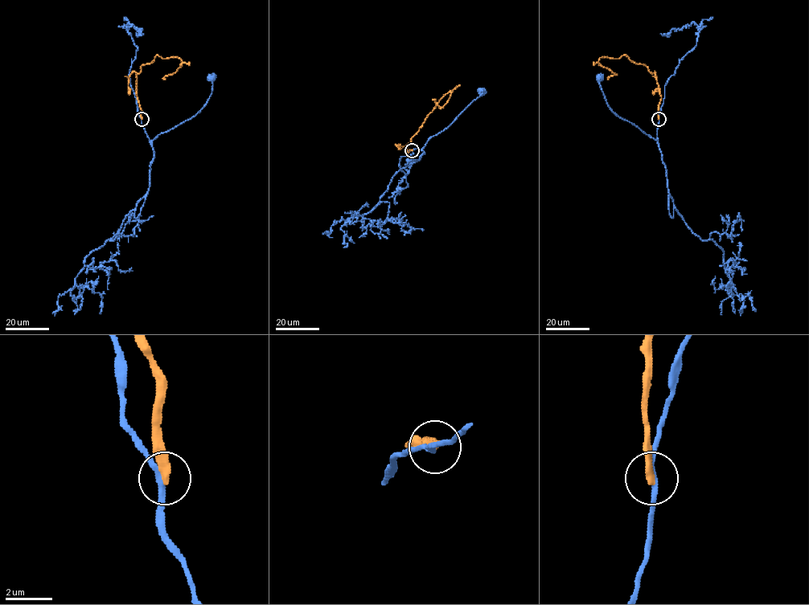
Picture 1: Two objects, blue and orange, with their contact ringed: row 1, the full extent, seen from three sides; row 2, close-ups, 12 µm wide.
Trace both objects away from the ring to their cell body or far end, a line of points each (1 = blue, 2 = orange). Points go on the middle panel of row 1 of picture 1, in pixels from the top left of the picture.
1: (412, 150), (415, 148), (421, 149), (431, 137), (444, 130), (482, 91)
2: (412, 150), (407, 151), (411, 138), (438, 101), (452, 90), (450, 97), (442, 107), (433, 99)

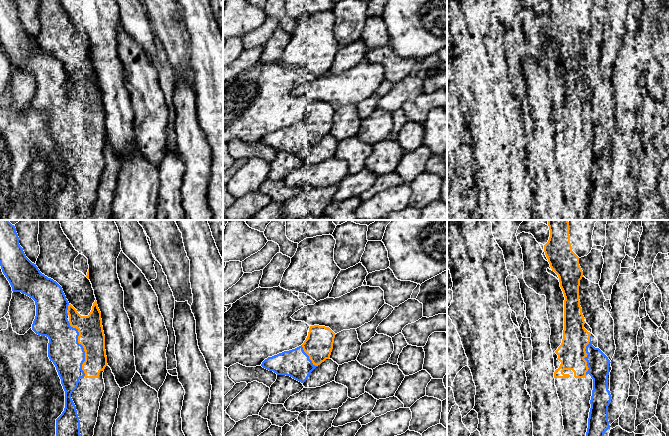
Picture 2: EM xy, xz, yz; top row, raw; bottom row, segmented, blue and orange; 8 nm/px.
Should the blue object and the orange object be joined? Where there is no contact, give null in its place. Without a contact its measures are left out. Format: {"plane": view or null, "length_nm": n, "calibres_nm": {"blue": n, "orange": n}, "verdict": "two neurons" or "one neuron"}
{"plane": "xy", "length_nm": 460, "calibres_nm": {"blue": 260, "orange": 200}, "verdict": "two neurons"}

